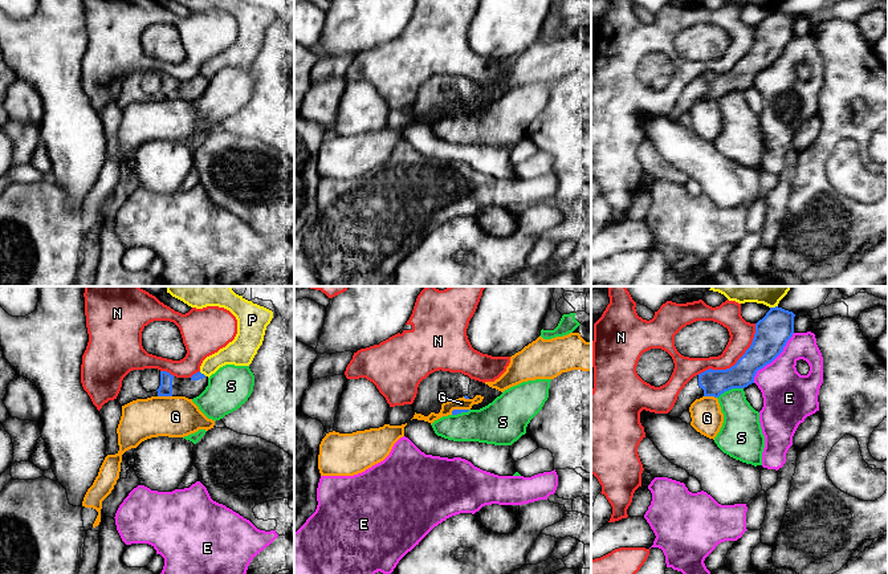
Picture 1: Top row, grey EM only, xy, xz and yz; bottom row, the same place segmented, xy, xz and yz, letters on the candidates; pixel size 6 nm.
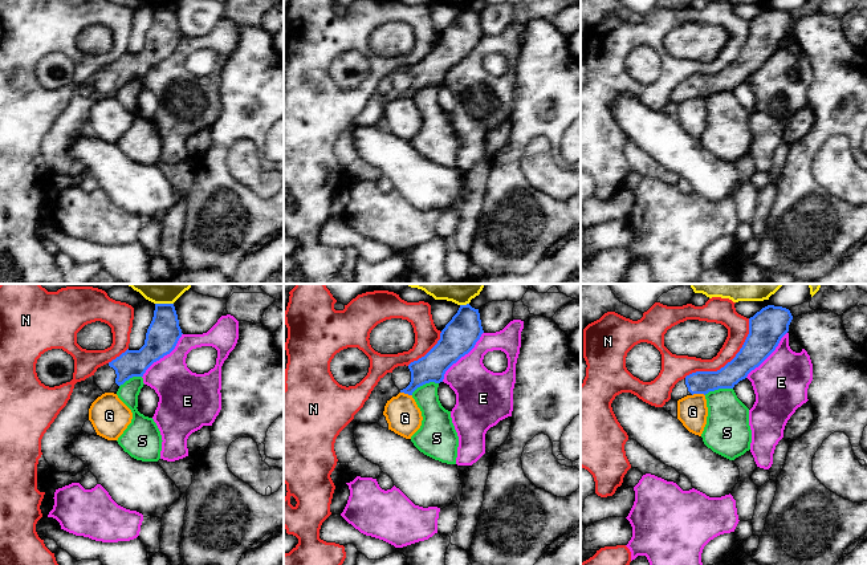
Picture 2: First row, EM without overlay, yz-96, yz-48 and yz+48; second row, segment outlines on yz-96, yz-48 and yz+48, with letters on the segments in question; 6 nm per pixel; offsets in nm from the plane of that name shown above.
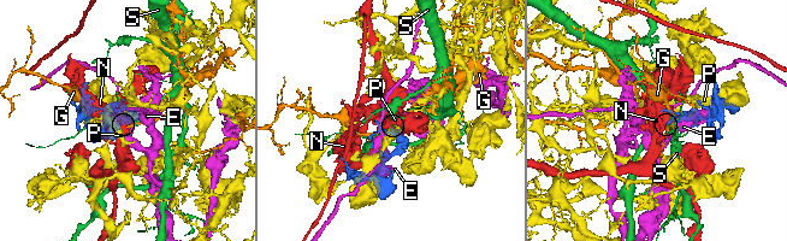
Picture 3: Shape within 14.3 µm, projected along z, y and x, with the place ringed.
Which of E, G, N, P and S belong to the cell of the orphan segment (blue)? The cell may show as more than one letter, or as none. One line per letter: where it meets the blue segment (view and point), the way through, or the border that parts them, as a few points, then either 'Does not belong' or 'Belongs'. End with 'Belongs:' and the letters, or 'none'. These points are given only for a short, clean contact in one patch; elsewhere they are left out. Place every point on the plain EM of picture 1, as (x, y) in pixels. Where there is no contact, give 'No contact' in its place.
E: Touches blue at yz (773, 62). Does not belong
G: Touches blue at xy (165, 98). Boundary: xy (158, 98), (171, 100). Does not belong
N: Touches blue at yz (737, 65). Does not belong
P: Touches blue at yz (773, 11). Does not belong
S: Touches blue at yz (729, 92). Does not belong
Belongs: none

